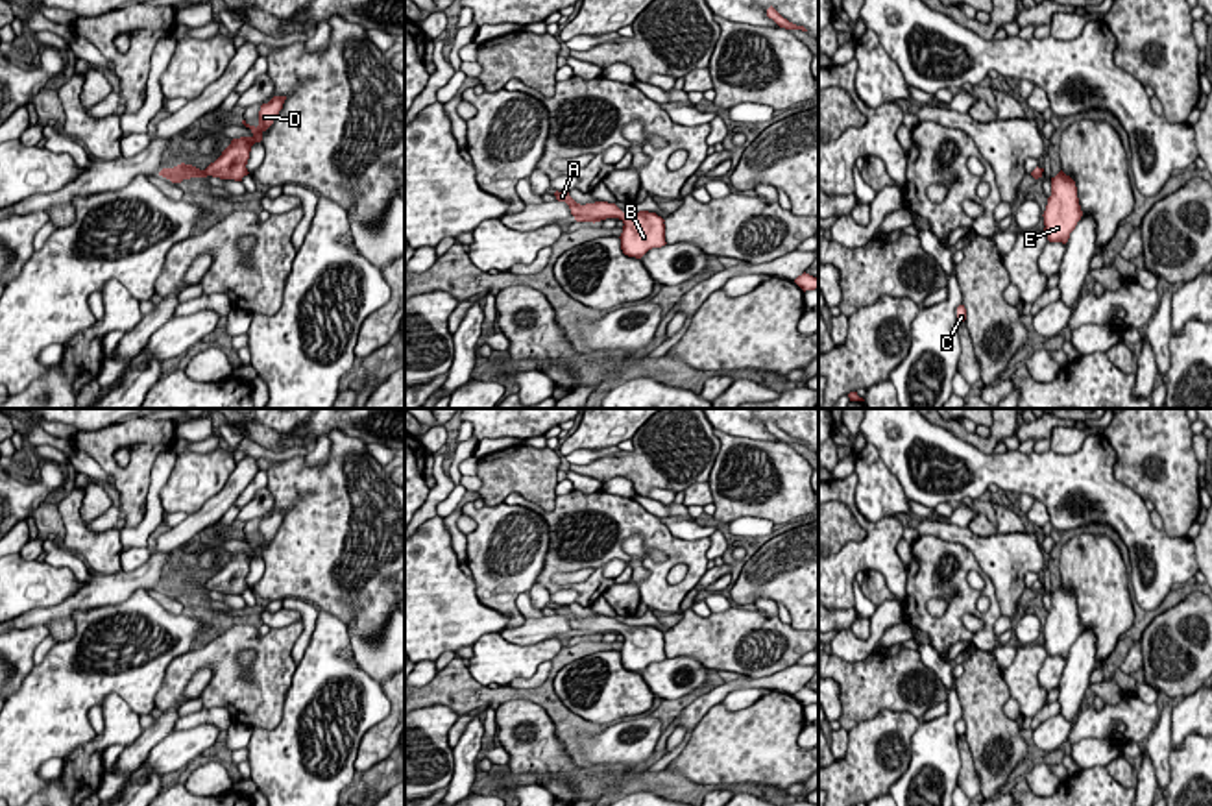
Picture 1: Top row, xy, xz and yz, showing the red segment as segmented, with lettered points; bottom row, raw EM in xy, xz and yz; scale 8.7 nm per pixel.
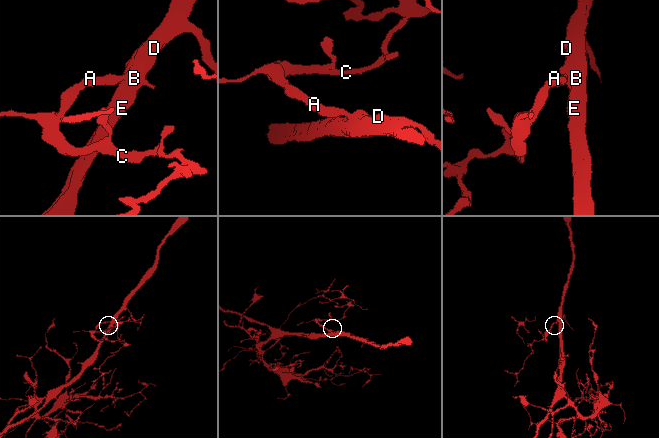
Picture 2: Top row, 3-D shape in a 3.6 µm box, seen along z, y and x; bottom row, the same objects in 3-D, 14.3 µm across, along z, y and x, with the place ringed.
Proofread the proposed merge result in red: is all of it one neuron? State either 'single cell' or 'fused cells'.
single cell

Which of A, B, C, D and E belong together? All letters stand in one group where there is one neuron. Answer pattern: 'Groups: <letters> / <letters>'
Groups: A B C D E

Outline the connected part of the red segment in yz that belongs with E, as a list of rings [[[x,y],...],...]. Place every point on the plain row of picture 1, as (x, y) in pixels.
[[[1062,584],[1051,592],[1051,610],[1044,625],[1044,647],[1049,656],[1066,658],[1083,630],[1075,595]]]

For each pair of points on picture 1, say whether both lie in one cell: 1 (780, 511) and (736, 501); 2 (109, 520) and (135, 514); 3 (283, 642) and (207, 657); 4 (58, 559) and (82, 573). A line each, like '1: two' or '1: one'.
1: one
2: two
3: one
4: one

